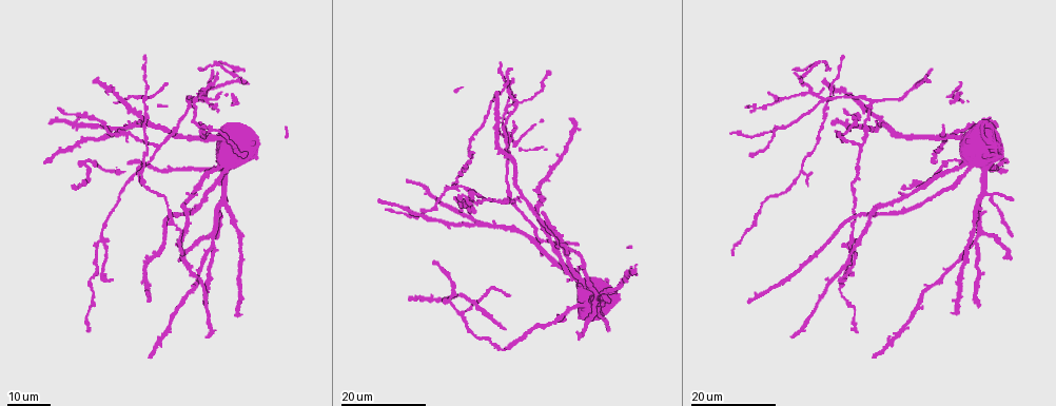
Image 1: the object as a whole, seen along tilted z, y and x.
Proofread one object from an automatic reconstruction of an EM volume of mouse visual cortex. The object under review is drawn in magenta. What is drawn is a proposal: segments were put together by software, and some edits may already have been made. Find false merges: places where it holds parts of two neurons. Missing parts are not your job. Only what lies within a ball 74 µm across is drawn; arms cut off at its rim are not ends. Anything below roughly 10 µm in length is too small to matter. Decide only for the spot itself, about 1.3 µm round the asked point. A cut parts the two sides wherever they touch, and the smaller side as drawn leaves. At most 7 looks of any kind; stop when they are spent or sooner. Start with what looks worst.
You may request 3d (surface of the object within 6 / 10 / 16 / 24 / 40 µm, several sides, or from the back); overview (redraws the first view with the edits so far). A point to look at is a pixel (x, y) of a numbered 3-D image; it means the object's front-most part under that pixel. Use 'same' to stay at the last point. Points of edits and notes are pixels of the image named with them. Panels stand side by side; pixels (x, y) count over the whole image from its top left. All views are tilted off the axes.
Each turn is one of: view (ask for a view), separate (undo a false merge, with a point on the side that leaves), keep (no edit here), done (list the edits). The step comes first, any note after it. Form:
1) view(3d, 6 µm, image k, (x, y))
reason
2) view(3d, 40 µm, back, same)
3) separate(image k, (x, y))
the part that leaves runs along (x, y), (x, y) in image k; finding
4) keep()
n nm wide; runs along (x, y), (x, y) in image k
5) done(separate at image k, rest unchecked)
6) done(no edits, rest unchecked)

view(3d, 24 µm, image 1, (518, 101))
branch point

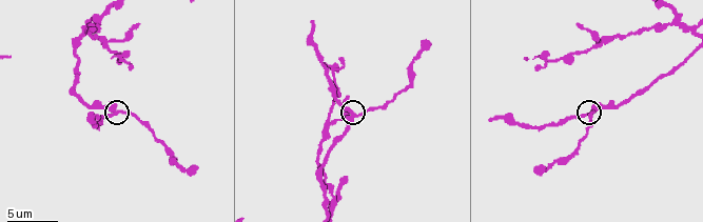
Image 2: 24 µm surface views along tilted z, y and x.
view(3d, 6 µm, image 2, (122, 112))

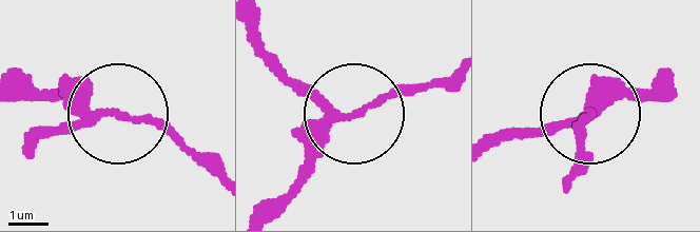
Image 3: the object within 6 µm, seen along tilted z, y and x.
view(3d, 6 µm, back, image 3, (345, 117))

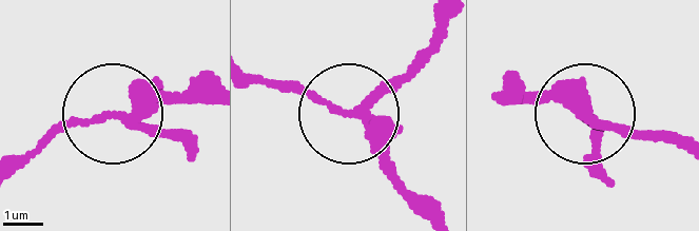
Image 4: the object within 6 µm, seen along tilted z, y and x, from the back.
keep()
240 nm wide; runs along (204, 94), (155, 94), (14, 154) in image 4; one neuron here

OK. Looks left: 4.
view(3d, 16 µm, image 1, (860, 145))
three arms meet

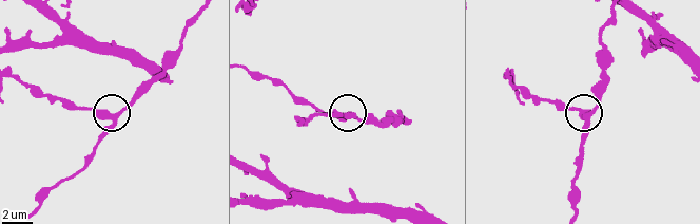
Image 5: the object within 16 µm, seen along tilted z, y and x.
view(3d, 10 µm, image 5, (113, 121))
closer look

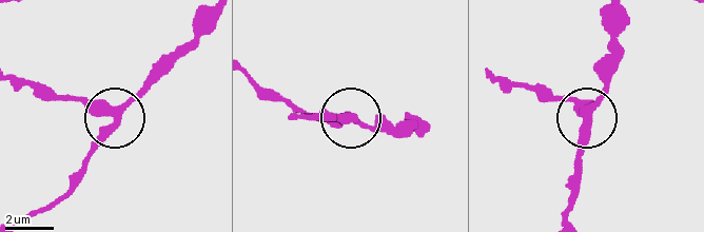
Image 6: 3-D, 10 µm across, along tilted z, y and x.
keep()
320 nm wide; runs along (494, 76), (575, 102), (587, 126), (579, 167) in image 6; one neuron here

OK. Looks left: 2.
view(3d, 16 µm, image 1, (985, 193))
arms part here

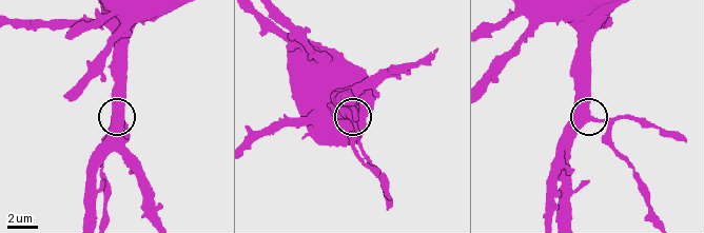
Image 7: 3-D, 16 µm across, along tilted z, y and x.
view(3d, 10 µm, image 7, (584, 120))
closer look

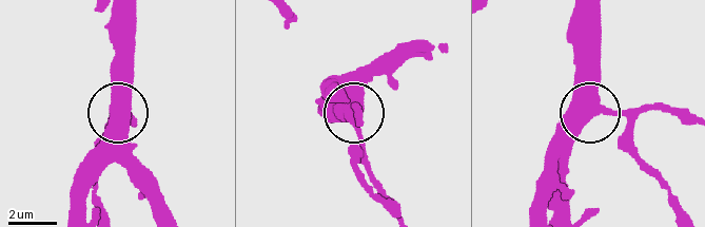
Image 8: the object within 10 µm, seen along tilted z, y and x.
keep()
all the same neuron

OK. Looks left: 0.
done(no edits, rest unchecked)

